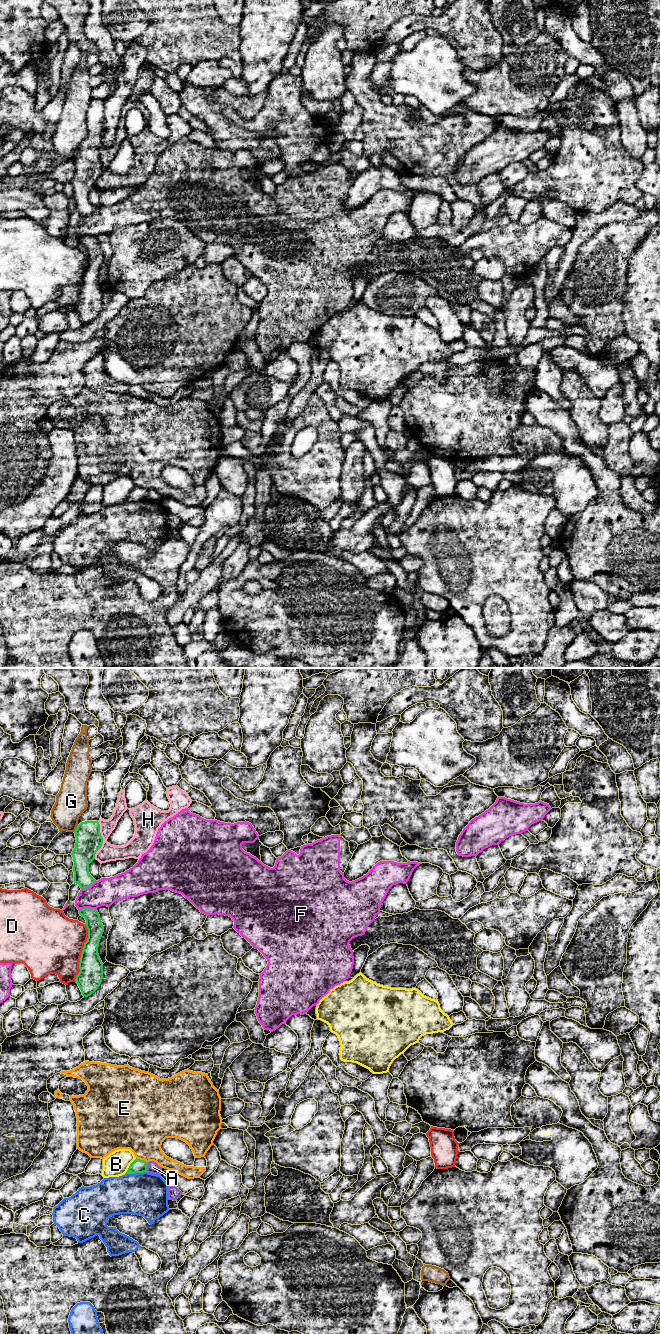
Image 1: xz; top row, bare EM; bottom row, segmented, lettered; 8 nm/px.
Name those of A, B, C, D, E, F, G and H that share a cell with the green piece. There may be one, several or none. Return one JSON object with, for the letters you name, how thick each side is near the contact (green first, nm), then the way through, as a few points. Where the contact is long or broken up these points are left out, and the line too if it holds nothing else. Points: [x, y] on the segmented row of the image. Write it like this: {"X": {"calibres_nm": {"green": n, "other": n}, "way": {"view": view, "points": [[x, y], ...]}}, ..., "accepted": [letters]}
{"accepted": []}

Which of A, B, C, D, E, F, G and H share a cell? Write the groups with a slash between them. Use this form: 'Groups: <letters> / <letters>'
Groups: A / B / C / D / E / F / G / H

